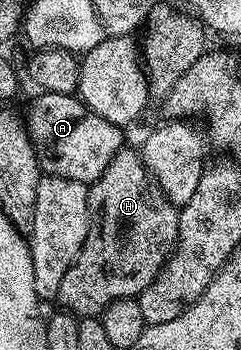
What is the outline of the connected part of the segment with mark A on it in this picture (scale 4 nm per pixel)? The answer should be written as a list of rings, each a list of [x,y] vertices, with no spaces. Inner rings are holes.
[[[44,91],[35,96],[30,103],[30,112],[27,113],[26,119],[24,118],[24,126],[30,133],[39,168],[47,175],[59,175],[68,181],[80,181],[87,185],[94,183],[102,176],[104,169],[108,169],[112,157],[116,157],[116,153],[123,150],[123,128],[112,125],[110,121],[104,121],[102,117],[96,117],[82,104],[77,94],[65,95]]]

